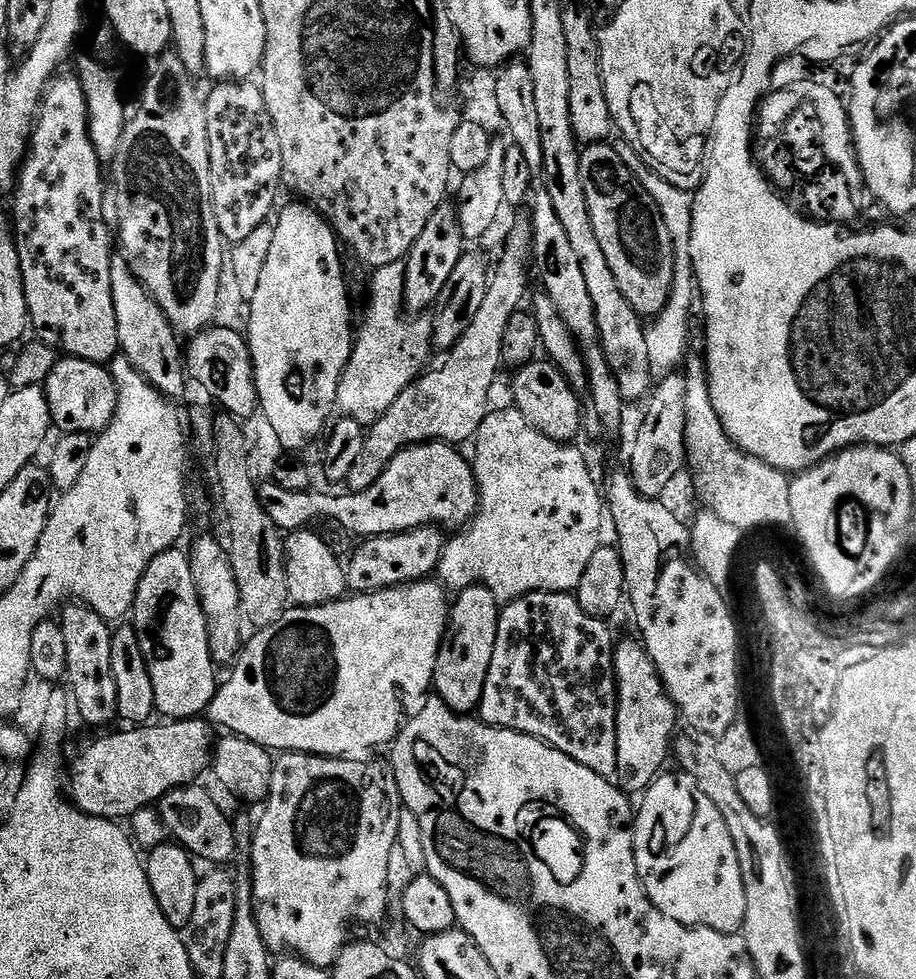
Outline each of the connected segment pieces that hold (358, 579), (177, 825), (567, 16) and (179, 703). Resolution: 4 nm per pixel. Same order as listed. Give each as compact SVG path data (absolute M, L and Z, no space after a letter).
M436 526L411 528L408 532L395 532L393 536L373 536L365 539L356 548L356 553L346 560L347 587L353 593L381 592L397 584L410 584L413 580L431 577L437 571L440 551L445 537Z
M198 784L184 785L166 793L158 801L156 813L163 827L188 854L195 859L214 862L222 866L236 850L234 830L217 802Z
M564 8L562 12L564 22L564 33L568 39L568 102L570 106L570 118L572 120L572 130L579 143L599 143L605 139L608 131L612 132L614 125L612 117L609 115L607 100L604 97L603 84L600 82L599 66L597 64L597 53L590 50L588 52L588 39L593 39L593 29L588 29L588 24L572 8Z
M168 548L151 560L140 579L132 611L132 627L146 658L156 712L170 720L193 719L205 713L218 687L206 618L192 578L189 555L178 549Z

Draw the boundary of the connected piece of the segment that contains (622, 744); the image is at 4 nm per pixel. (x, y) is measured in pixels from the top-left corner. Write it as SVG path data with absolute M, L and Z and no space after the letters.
M617 643L612 657L616 682L616 775L614 780L628 794L643 793L665 767L664 759L670 756L670 745L674 740L672 731L676 728L676 720L678 724L676 705L664 691L664 686L656 674L656 667L649 659L643 643L635 643Z

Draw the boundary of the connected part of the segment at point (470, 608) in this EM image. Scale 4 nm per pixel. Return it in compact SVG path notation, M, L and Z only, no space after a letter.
M474 584L471 588L462 588L455 593L450 604L448 628L436 659L434 677L435 695L450 711L472 714L479 709L490 658L494 652L500 614L501 609L492 591L483 584Z

